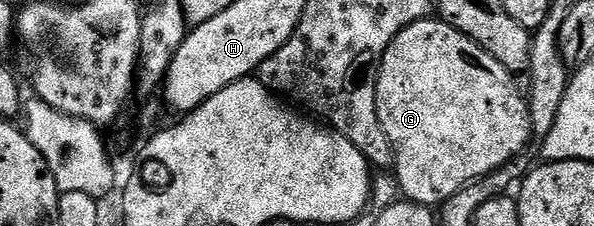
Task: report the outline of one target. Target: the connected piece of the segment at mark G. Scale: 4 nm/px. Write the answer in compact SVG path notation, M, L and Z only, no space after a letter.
M428 17L401 29L397 37L389 45L389 49L379 60L379 73L375 77L375 108L377 117L381 121L381 129L385 129L385 137L389 137L389 145L393 149L393 178L399 184L399 190L404 200L412 203L423 203L425 206L434 208L441 205L453 193L457 193L465 185L469 185L475 179L481 179L491 171L496 171L501 165L510 163L518 155L528 150L527 142L532 142L531 118L524 92L519 92L519 87L511 72L507 71L501 64L489 54L481 45L474 43L465 33L453 29L453 25L443 22L438 17Z

